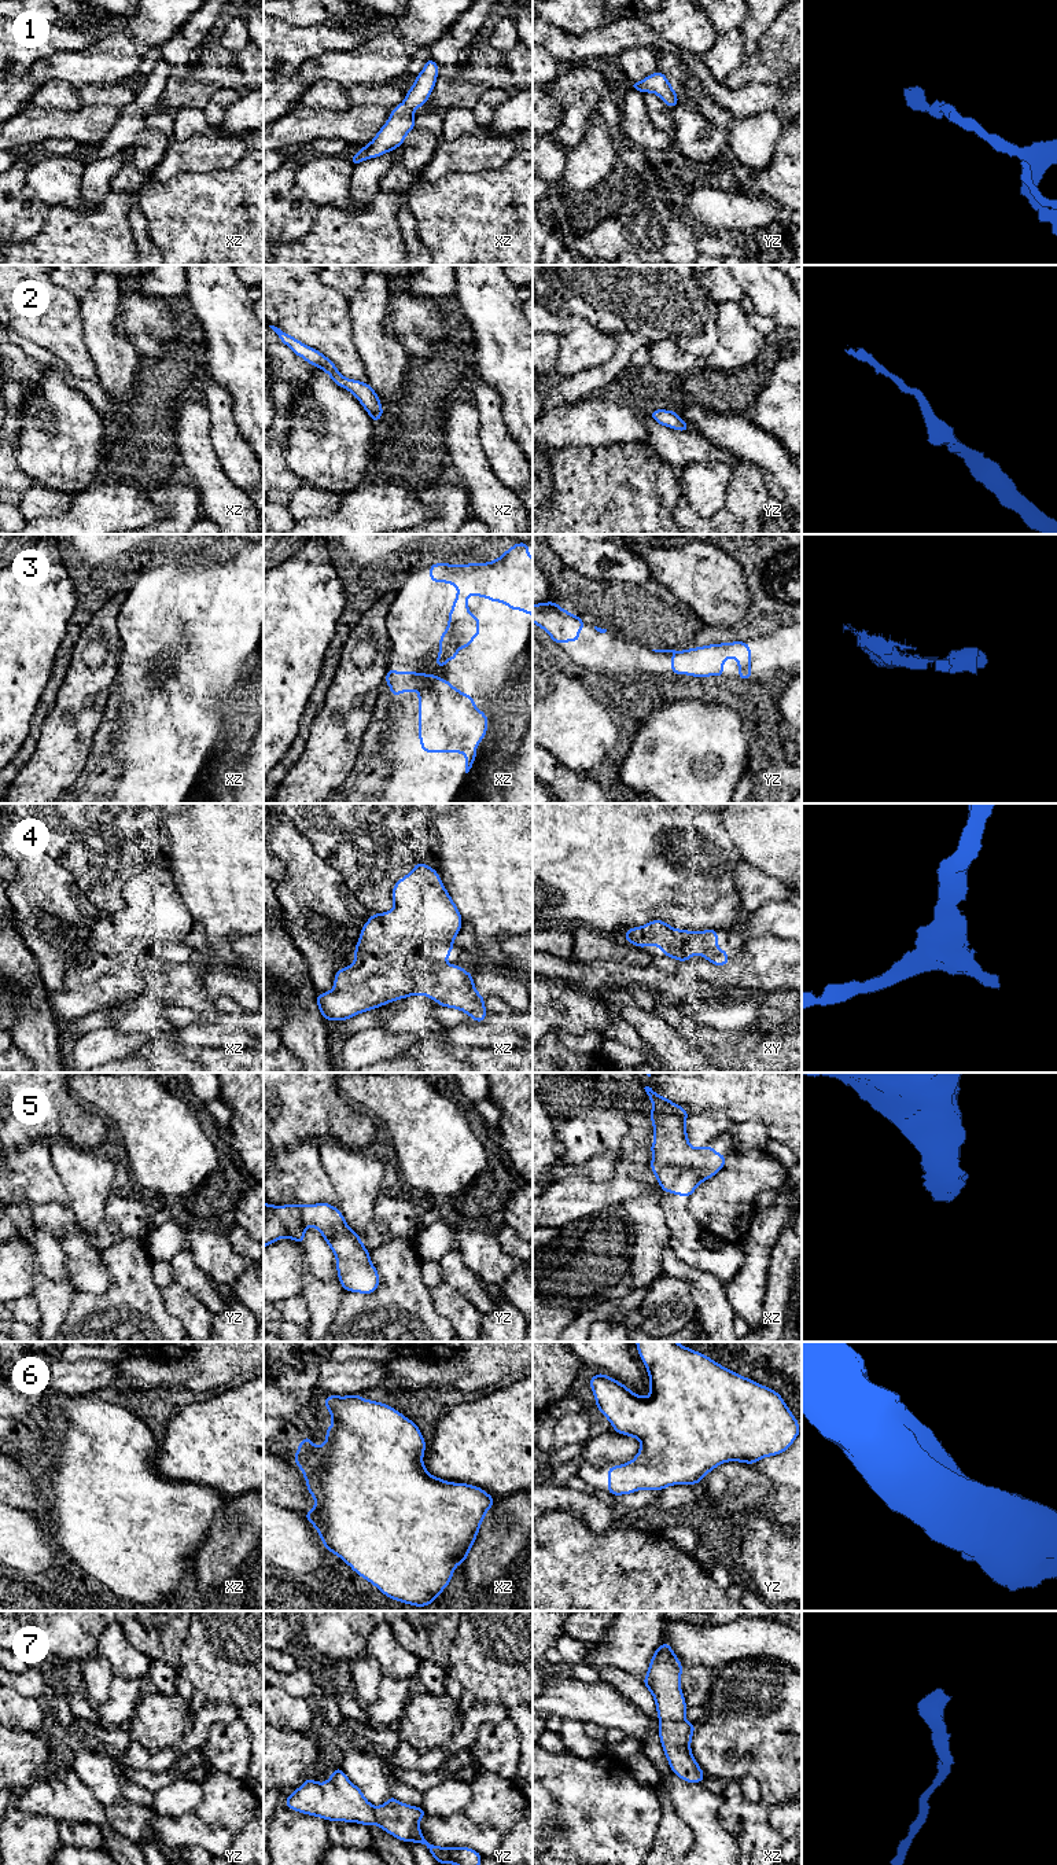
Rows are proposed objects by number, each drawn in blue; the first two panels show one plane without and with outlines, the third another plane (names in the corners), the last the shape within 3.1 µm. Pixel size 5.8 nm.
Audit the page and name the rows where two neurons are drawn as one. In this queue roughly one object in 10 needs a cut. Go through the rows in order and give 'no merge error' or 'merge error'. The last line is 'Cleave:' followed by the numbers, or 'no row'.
1: no merge error
2: no merge error
3: no merge error
4: no merge error
5: no merge error
6: no merge error
7: no merge error
Cleave: no row

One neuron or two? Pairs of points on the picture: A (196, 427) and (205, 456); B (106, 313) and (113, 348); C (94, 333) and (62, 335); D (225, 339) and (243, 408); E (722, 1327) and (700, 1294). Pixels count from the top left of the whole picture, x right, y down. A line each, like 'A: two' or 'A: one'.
A: one
B: one
C: two
D: one
E: one

